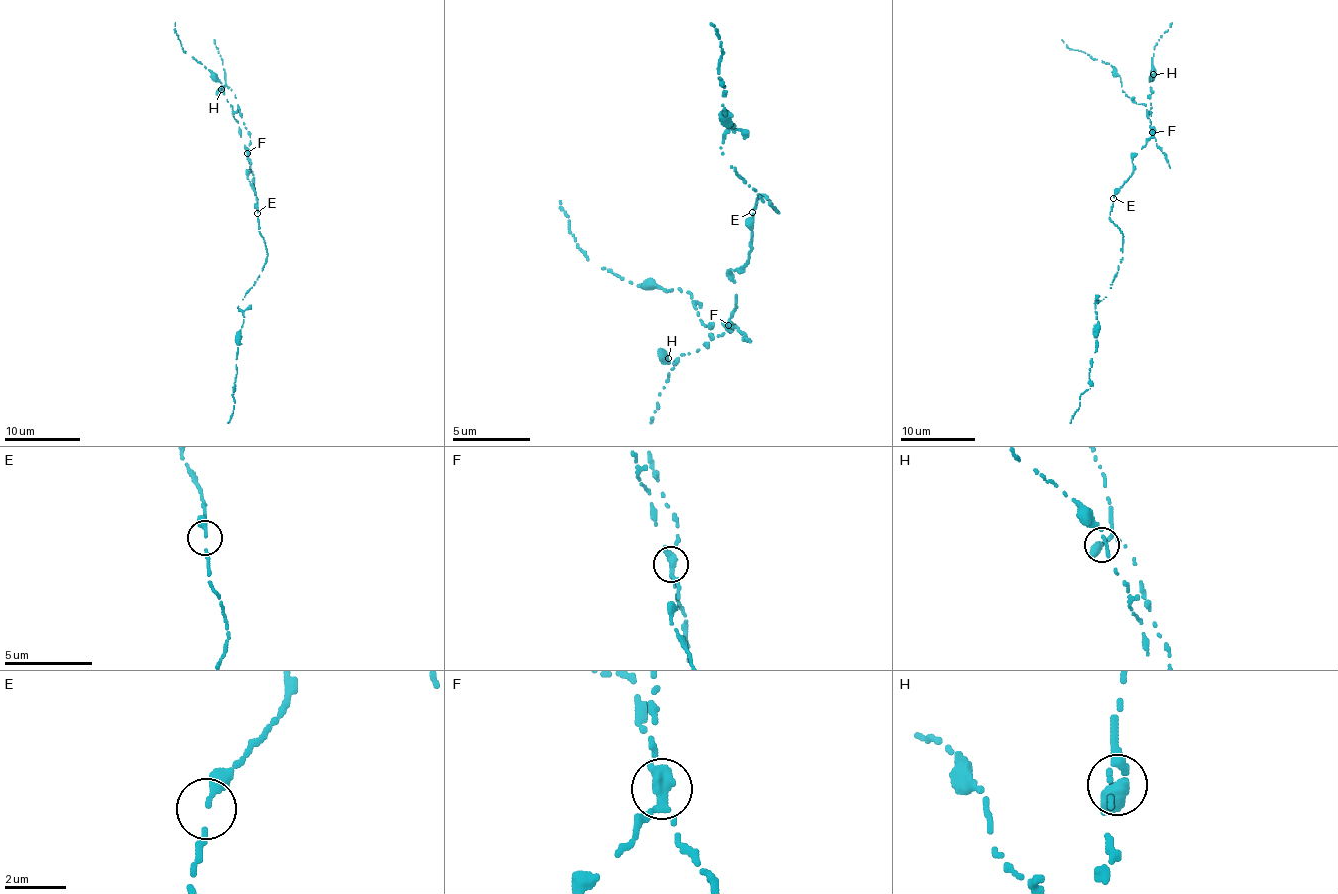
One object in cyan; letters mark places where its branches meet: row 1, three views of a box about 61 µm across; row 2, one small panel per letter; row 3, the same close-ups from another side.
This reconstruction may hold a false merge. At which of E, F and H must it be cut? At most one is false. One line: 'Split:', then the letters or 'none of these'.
Split: F

